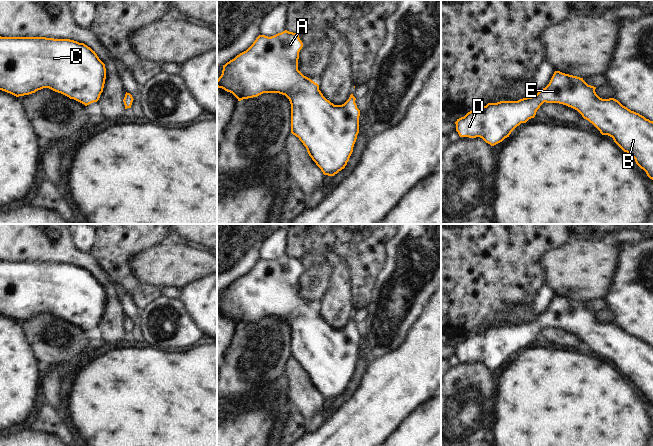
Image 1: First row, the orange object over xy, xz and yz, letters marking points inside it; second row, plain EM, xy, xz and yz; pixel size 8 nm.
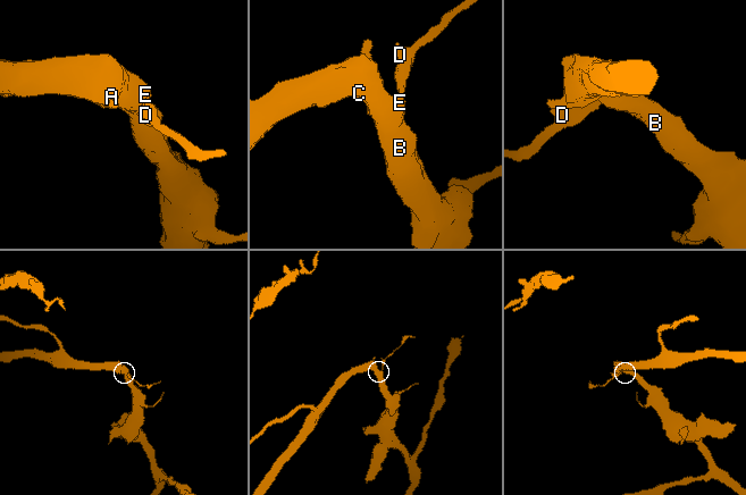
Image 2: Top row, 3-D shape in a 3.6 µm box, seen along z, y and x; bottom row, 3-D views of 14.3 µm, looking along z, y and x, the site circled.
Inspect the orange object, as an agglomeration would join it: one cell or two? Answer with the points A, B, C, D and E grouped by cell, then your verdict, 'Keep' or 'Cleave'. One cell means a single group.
Groups: A B C D E. Keep.

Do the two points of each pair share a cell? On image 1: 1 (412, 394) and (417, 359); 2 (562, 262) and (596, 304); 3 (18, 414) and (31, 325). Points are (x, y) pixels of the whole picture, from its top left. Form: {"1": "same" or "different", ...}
{"1": "same", "2": "different", "3": "different"}

